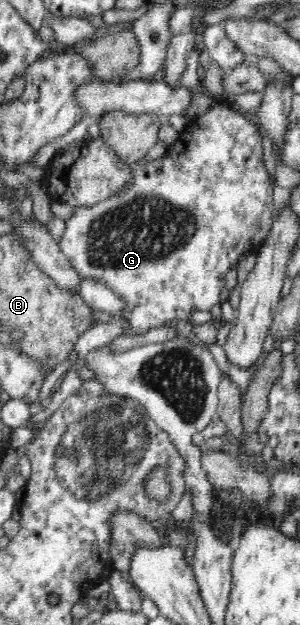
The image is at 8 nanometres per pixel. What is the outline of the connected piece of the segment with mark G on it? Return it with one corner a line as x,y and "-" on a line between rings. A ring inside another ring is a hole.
218,101
209,108
209,112
198,116
194,126
186,132
186,150
183,150
183,144
180,144
179,138
171,147
170,154
144,166
136,167
132,172
130,184
126,184
126,188
120,190
116,196
106,198
106,200
90,207
76,207
76,216
65,221
65,230
59,241
59,247
65,257
68,258
69,263
81,277
88,278
90,276
92,280
108,284
108,287
112,288
116,295
126,303
122,318
129,323
133,334
144,334
160,324
174,320
174,318
184,320
192,314
192,310
210,311
216,304
221,304
226,294
224,276
233,266
237,266
243,254
252,253
255,248
260,248
272,216
272,195
275,193
275,187
274,184
270,183
264,159
262,159
262,133
260,133
259,126
238,112
237,107

